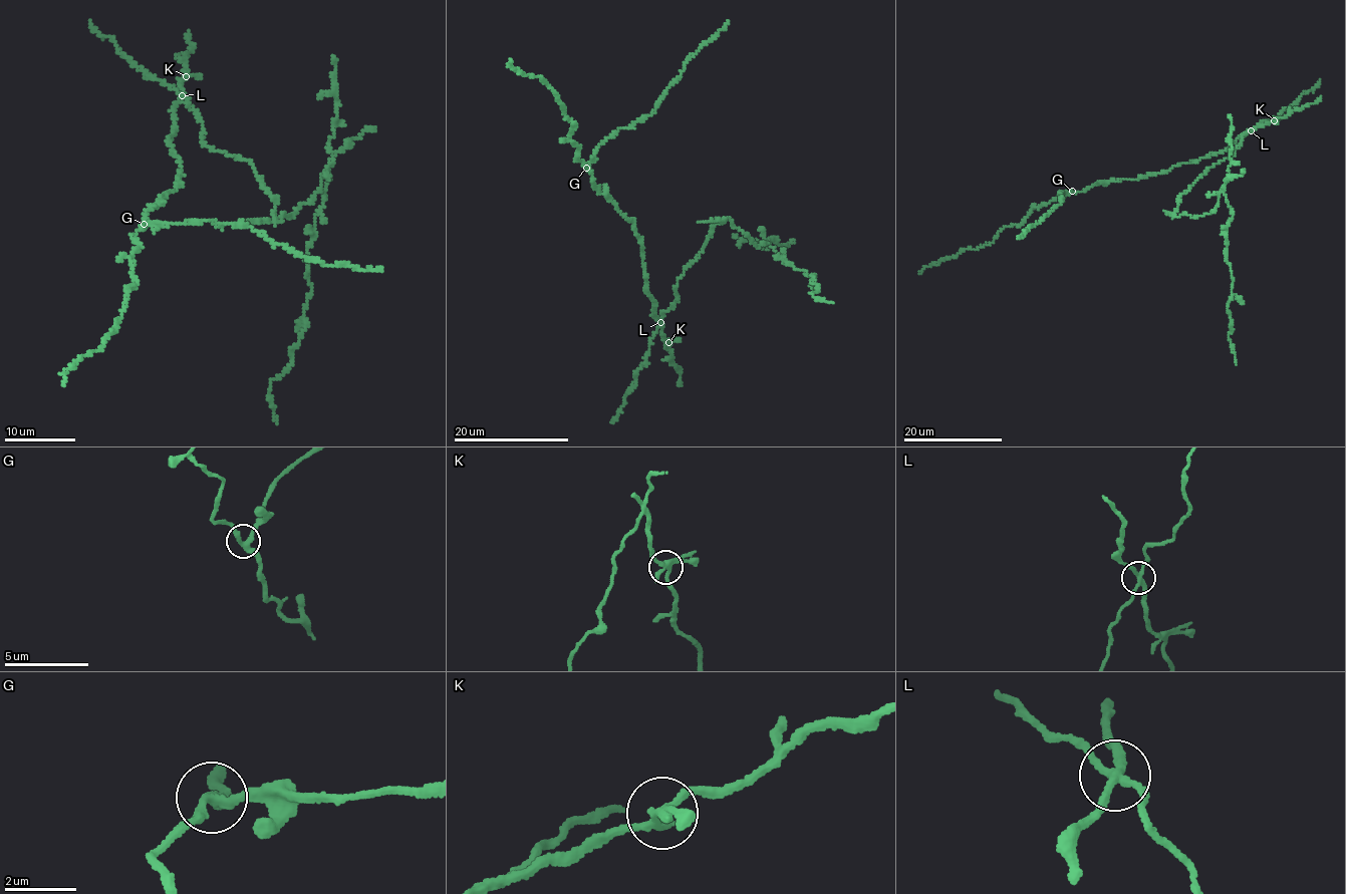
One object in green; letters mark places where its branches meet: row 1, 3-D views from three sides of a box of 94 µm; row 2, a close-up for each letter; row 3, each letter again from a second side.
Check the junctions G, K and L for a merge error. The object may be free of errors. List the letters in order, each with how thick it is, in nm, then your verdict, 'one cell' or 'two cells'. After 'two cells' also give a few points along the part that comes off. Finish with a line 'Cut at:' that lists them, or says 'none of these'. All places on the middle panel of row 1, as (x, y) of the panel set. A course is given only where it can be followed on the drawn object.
G: 240 nm | one cell
K: 220 nm | one cell
L: 220 nm | two cells | (660, 322), (685, 269), (728, 218), (756, 246), (766, 243), (814, 277), (811, 292), (833, 303)
Cut at: L

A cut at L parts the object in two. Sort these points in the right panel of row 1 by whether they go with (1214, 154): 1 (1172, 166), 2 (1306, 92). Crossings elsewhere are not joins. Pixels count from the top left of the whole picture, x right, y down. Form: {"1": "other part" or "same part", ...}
{"1": "same part", "2": "other part"}

